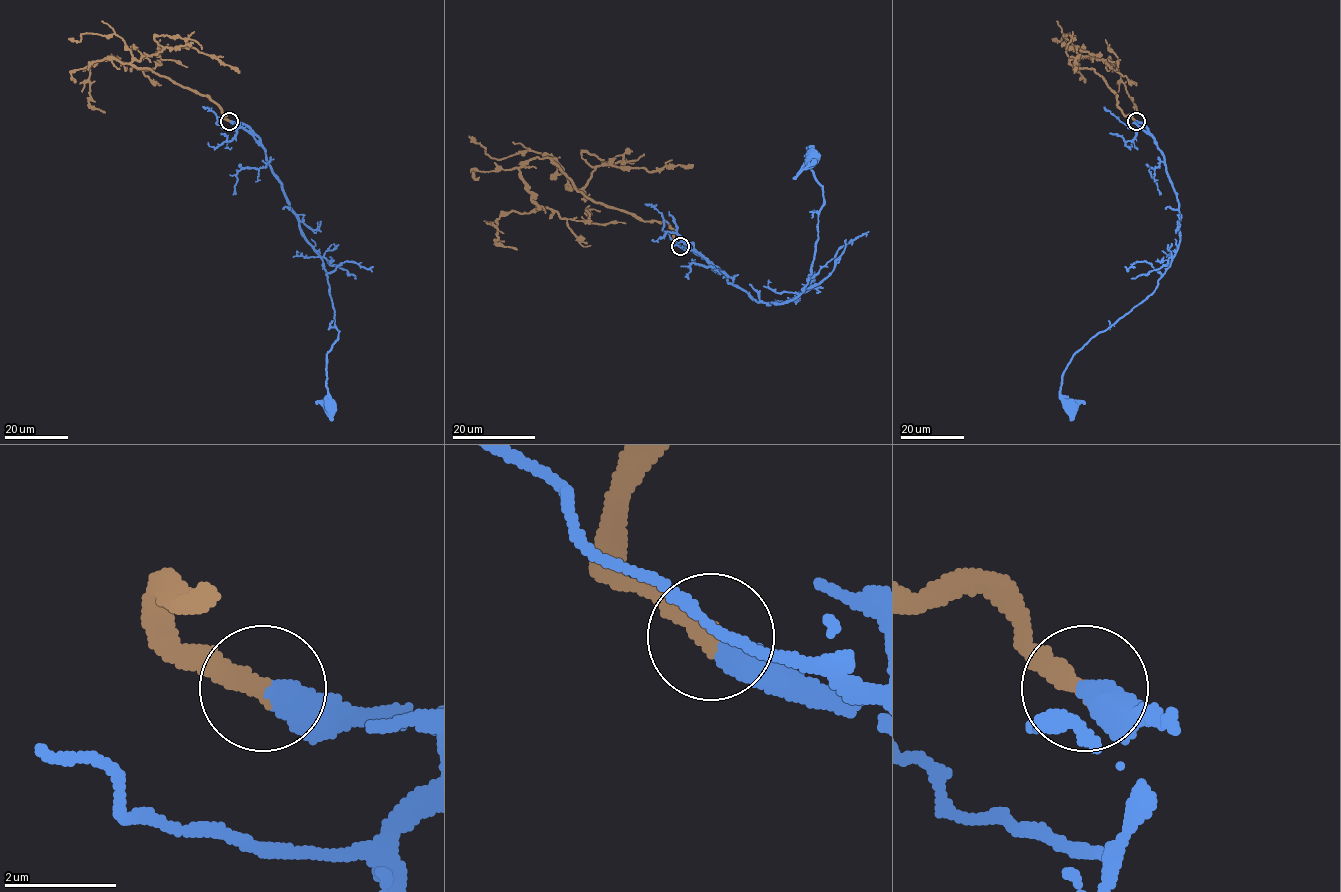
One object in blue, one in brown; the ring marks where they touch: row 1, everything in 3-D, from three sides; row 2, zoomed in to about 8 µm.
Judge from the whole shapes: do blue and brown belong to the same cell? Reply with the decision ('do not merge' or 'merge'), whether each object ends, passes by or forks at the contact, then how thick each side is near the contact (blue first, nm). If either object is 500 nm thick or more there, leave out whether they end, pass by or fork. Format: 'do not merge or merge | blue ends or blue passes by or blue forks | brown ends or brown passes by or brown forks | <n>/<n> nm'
merge | 550/360 nm

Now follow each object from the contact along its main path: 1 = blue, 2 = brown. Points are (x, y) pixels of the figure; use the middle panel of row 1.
1: (680, 245), (756, 301), (796, 297), (807, 284), (823, 204), (809, 146), (809, 160)
2: (680, 245), (665, 221), (591, 200), (538, 158), (520, 168), (535, 208), (497, 219), (495, 241), (517, 249)

